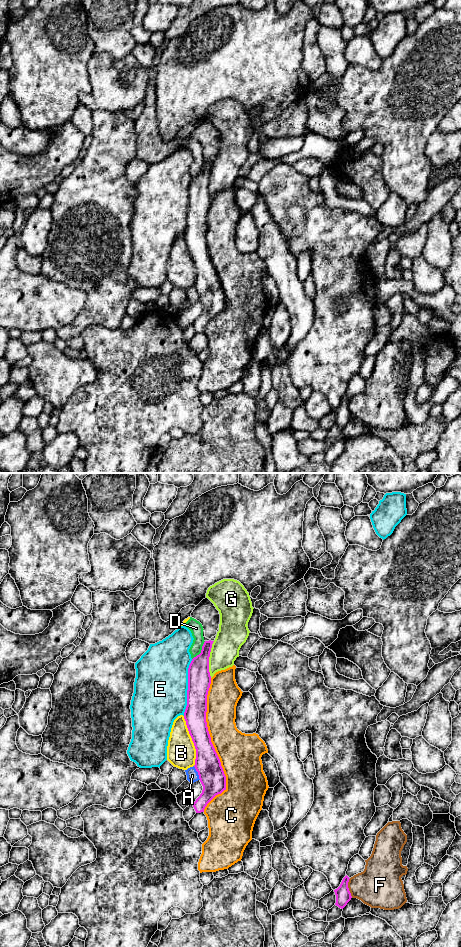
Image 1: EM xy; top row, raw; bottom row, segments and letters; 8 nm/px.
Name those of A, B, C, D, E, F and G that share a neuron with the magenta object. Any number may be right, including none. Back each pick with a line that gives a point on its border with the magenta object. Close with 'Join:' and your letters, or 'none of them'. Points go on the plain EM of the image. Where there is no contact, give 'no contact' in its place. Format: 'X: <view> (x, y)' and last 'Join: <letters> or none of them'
Join: none of them

